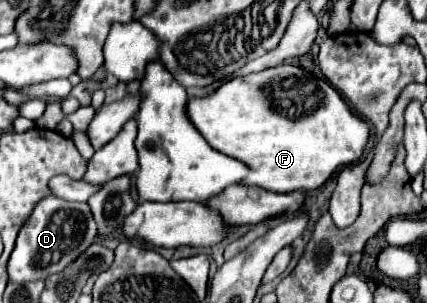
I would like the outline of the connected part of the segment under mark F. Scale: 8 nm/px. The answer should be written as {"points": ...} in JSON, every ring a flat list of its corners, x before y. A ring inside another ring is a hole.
{"points":[[292,64,232,78,216,88,210,96,190,98,186,104,186,114,202,138,210,142,210,146,250,166,250,178,242,182,244,186,258,186,270,192,320,188,332,172,340,170,342,166,350,166,364,156,370,136,370,126,350,110,350,106,326,80]]}

